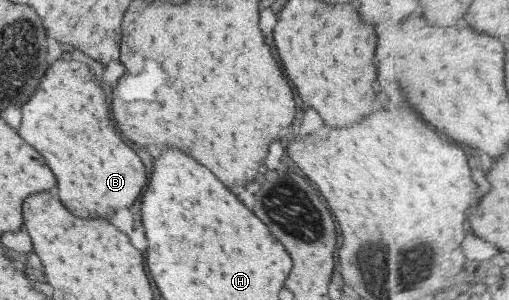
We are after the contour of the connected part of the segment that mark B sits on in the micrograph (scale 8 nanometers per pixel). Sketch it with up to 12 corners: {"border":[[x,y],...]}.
{"border":[[62,54],[18,136],[78,218],[146,184],[88,68]]}

